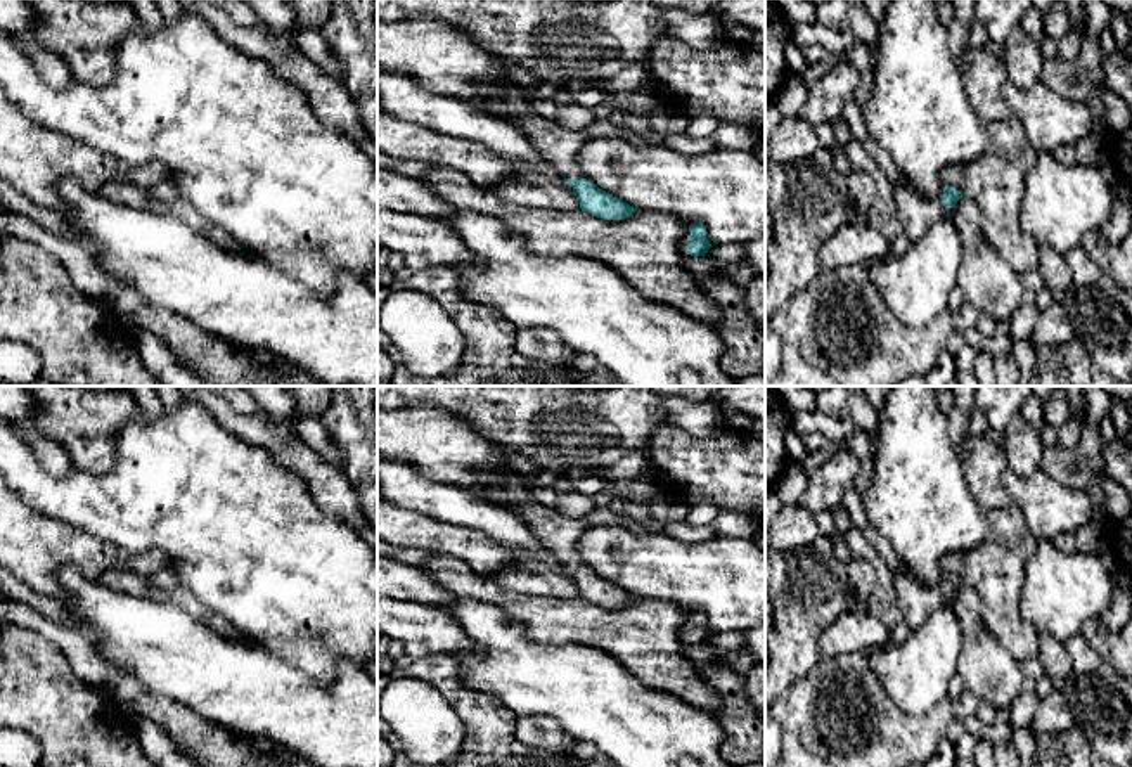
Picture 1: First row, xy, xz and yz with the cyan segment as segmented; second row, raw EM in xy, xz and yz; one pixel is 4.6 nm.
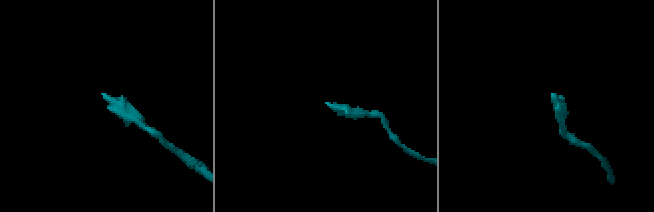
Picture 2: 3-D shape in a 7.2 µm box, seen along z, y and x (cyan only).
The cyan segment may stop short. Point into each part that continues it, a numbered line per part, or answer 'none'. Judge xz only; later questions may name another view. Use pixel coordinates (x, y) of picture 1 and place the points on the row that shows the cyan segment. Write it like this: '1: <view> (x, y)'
1: xz (558, 148)

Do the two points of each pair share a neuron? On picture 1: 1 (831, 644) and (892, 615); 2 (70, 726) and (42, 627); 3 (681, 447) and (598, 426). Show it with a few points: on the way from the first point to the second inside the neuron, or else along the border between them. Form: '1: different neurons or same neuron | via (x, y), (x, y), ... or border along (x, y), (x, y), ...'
1: different neurons | border along (866, 610), (888, 629)
2: different neurons | border along (18, 624), (51, 639), (71, 669)
3: different neurons | border along (689, 433), (677, 426), (660, 425), (644, 451)

